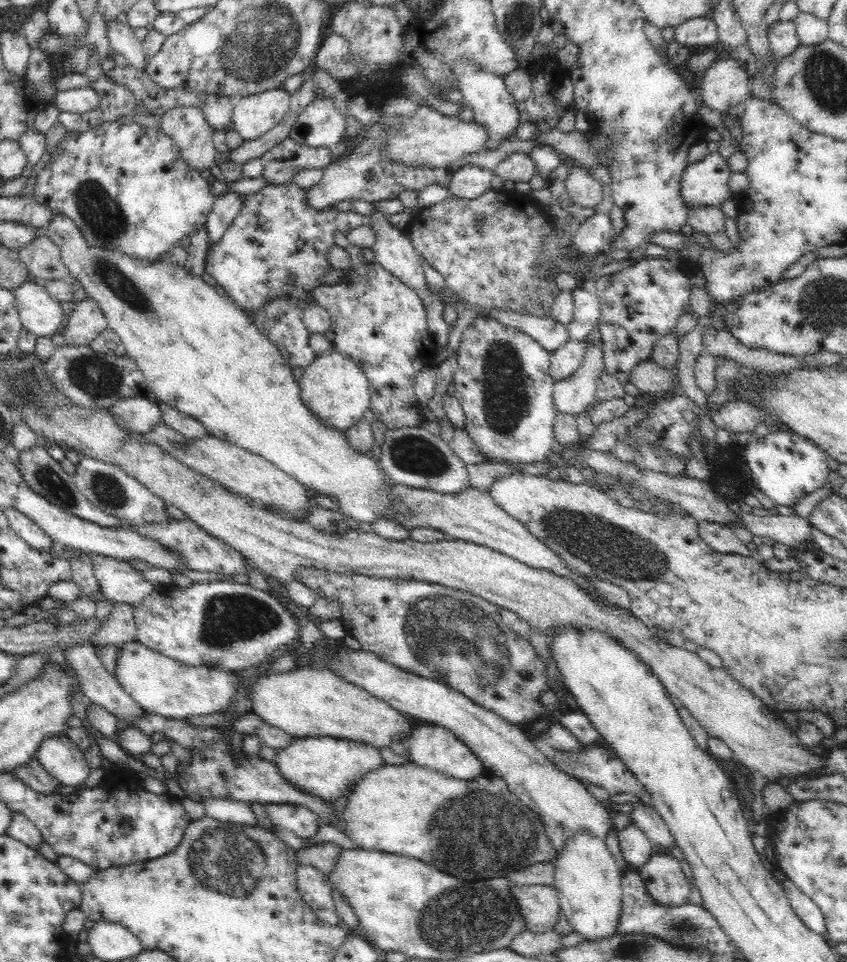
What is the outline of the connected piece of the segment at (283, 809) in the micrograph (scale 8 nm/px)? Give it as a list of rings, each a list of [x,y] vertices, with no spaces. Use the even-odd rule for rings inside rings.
[[[263,804],[271,824],[294,832],[300,838],[310,838],[320,827],[316,813],[297,804]]]

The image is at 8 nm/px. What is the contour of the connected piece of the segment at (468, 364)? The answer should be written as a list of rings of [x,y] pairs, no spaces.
[[[485,315],[476,317],[461,333],[453,383],[455,397],[460,401],[465,414],[463,429],[488,461],[508,465],[544,463],[552,452],[550,447],[555,440],[553,420],[558,413],[552,402],[556,380],[548,374],[551,352],[542,348],[537,340],[524,331],[504,326],[499,320]]]

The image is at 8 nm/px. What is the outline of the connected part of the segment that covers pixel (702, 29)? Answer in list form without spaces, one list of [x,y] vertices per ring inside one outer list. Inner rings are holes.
[[[692,18],[674,28],[675,42],[684,47],[719,44],[716,22],[710,18]]]

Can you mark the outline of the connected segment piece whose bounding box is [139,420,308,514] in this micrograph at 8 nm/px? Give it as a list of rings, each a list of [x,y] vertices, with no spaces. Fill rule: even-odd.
[[[162,420],[152,431],[139,435],[139,438],[144,442],[156,444],[192,471],[216,481],[226,490],[230,490],[238,496],[248,496],[262,506],[269,506],[269,508],[275,506],[275,508],[282,508],[291,514],[304,514],[308,508],[308,490],[300,482],[262,456],[252,454],[252,451],[220,440],[214,435],[208,434],[205,437],[196,438],[184,437],[182,433],[178,433],[176,429]]]

